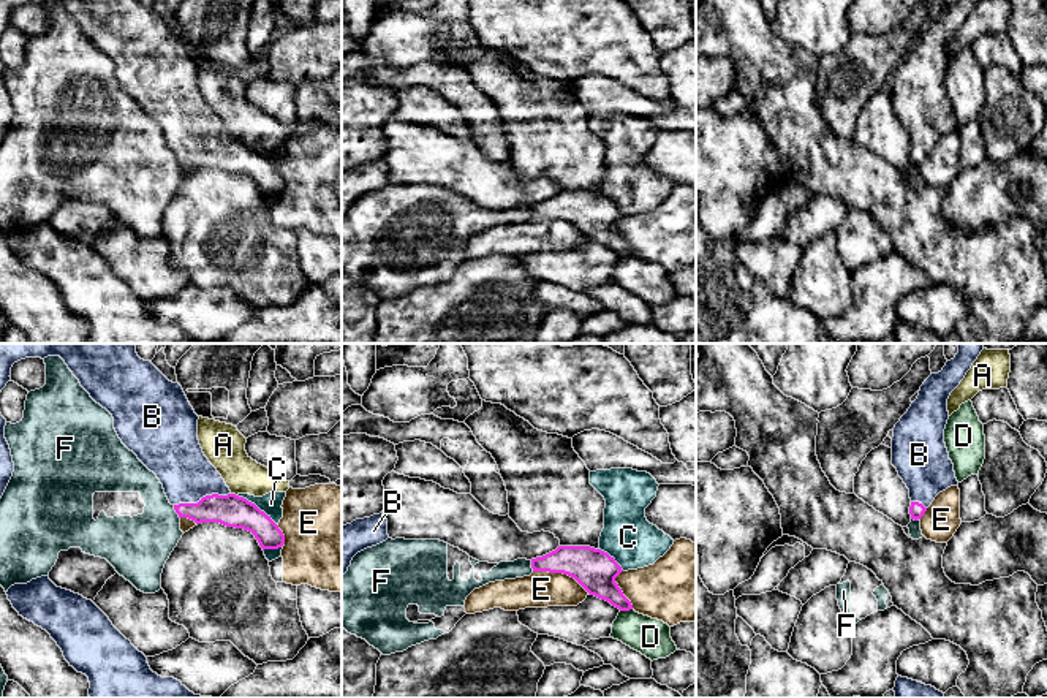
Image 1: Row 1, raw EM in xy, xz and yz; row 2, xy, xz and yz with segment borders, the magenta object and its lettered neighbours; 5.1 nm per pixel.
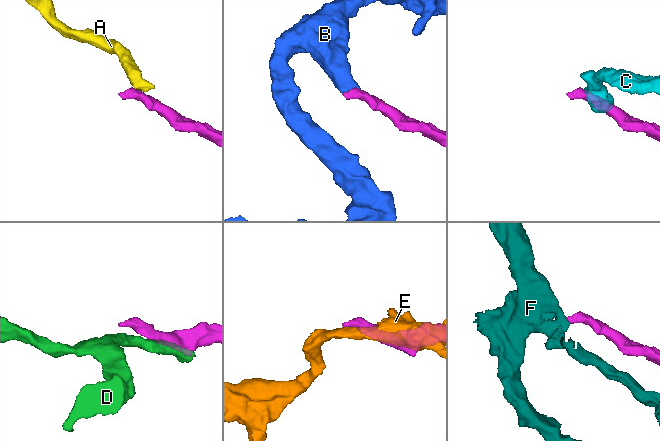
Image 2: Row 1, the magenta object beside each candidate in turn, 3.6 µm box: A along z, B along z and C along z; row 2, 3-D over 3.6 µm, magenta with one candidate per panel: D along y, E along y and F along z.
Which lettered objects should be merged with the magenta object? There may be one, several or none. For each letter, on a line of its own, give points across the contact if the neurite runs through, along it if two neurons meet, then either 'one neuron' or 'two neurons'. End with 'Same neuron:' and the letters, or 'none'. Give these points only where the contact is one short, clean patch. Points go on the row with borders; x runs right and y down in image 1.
A: along xy (231, 493), (236, 496) | two neurons
B: across xy (231, 510), (203, 497), (176, 458) | one neuron
C: along xy (238, 494), (253, 502), (275, 524) | two neurons
D: two neurons
E: two neurons
F: along xy (173, 505), (179, 518) | two neurons
Same neuron: B

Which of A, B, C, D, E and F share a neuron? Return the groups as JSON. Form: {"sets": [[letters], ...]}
{"sets": [["A", "C"], ["B"], ["D"], ["E"], ["F"]]}

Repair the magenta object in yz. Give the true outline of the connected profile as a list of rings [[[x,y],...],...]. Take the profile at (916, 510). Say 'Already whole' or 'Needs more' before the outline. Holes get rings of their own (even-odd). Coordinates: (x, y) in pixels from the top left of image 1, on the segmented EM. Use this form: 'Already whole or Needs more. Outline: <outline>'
Needs more. Outline: [[[984,343],[957,347],[955,358],[924,381],[917,399],[892,429],[892,465],[909,489],[909,514],[914,521],[924,516],[939,492],[958,484],[944,443],[947,399],[984,350]]]

